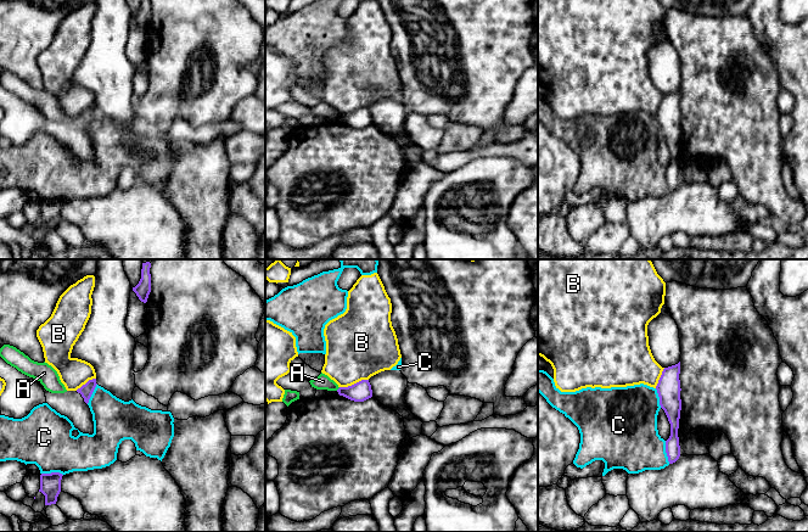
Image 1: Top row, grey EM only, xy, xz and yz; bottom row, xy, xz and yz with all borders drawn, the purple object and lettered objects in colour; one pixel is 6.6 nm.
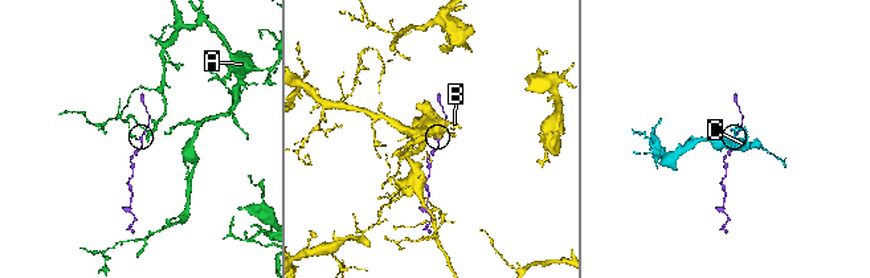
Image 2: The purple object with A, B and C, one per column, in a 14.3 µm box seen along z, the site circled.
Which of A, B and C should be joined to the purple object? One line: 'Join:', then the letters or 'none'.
Join: none

